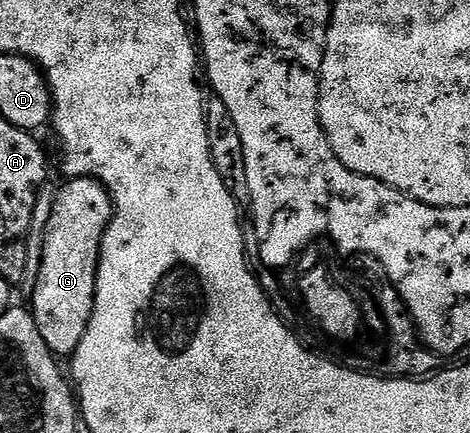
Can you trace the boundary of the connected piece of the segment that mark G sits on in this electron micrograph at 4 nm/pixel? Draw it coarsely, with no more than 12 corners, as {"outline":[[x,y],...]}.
{"outline":[[93,178],[51,200],[29,309],[70,356],[93,316],[114,206]]}

